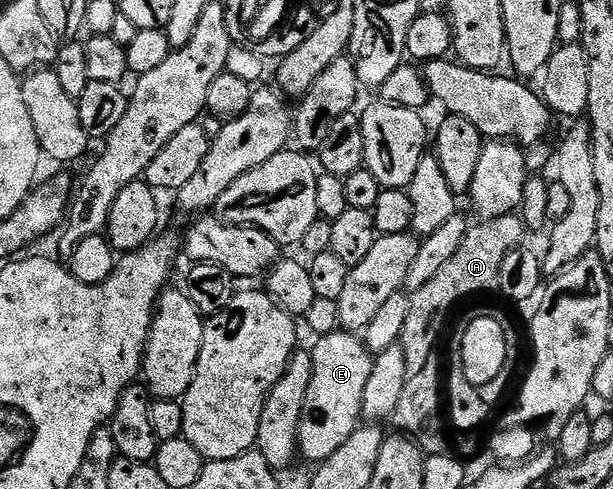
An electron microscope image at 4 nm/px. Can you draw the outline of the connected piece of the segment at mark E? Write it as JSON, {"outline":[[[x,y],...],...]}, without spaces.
{"outline":[[[348,331],[317,337],[315,343],[317,346],[311,349],[311,387],[307,387],[307,400],[303,402],[303,415],[299,419],[297,448],[302,458],[320,463],[335,455],[335,451],[339,451],[362,424],[363,391],[371,375],[374,354],[369,352],[358,334]]]}

